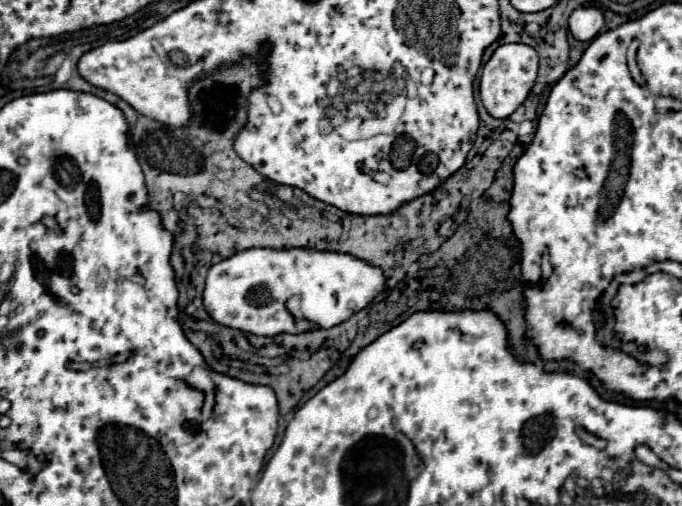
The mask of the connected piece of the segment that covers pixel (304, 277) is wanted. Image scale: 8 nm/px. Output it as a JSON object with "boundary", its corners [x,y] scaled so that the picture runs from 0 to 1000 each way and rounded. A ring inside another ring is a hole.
{"boundary":[[[447,488],[430,492],[359,492],[304,540],[298,599],[304,619],[321,642],[350,650],[371,662],[403,666],[409,658],[433,658],[435,630],[421,611],[427,587],[438,591],[447,634],[482,650],[509,634],[518,619],[535,611],[565,567],[559,528],[497,496],[465,496]]]}

